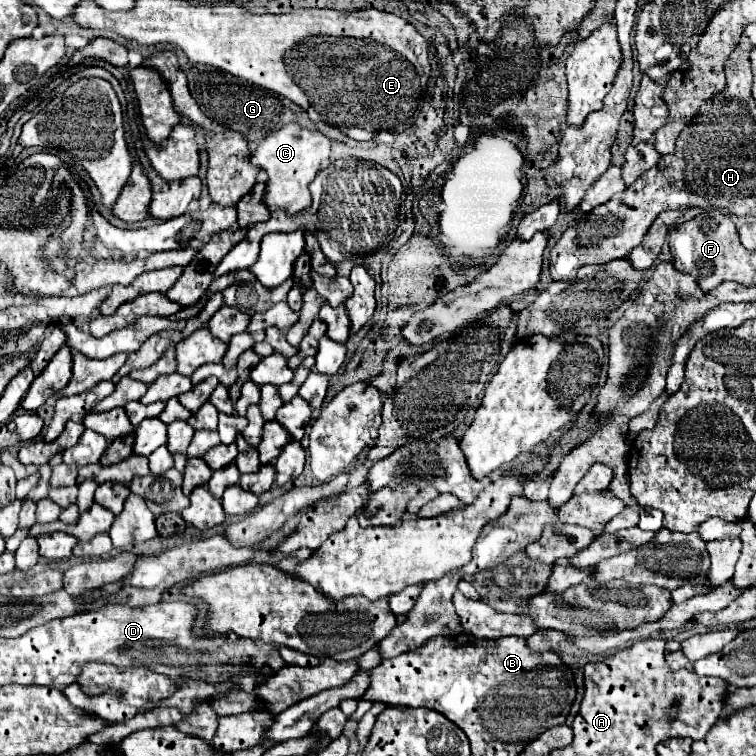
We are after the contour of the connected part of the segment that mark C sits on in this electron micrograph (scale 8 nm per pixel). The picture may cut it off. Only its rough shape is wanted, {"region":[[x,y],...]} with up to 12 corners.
{"region":[[288,123],[252,149],[264,203],[296,215],[330,139]]}

